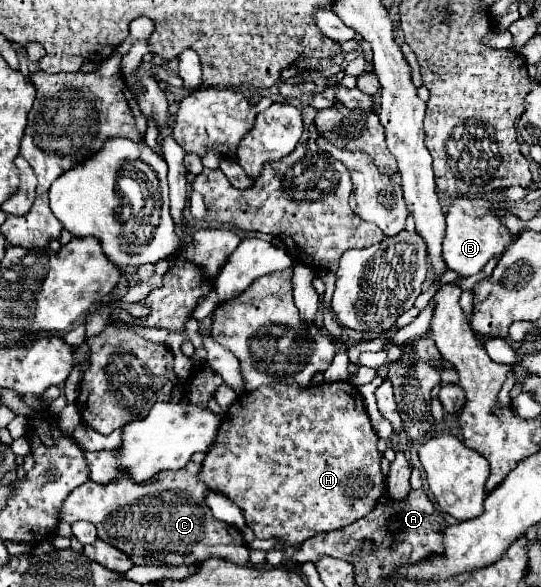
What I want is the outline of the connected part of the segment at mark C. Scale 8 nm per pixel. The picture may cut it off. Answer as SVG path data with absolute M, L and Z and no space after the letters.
M190 461L177 471L161 471L142 485L130 483L126 477L108 485L89 479L66 497L58 519L70 525L80 519L94 523L100 539L134 559L160 561L172 567L192 563L200 565L206 559L218 557L236 565L248 565L248 547L244 537L236 527L212 519L210 509L204 503L208 487L198 475L200 465Z

